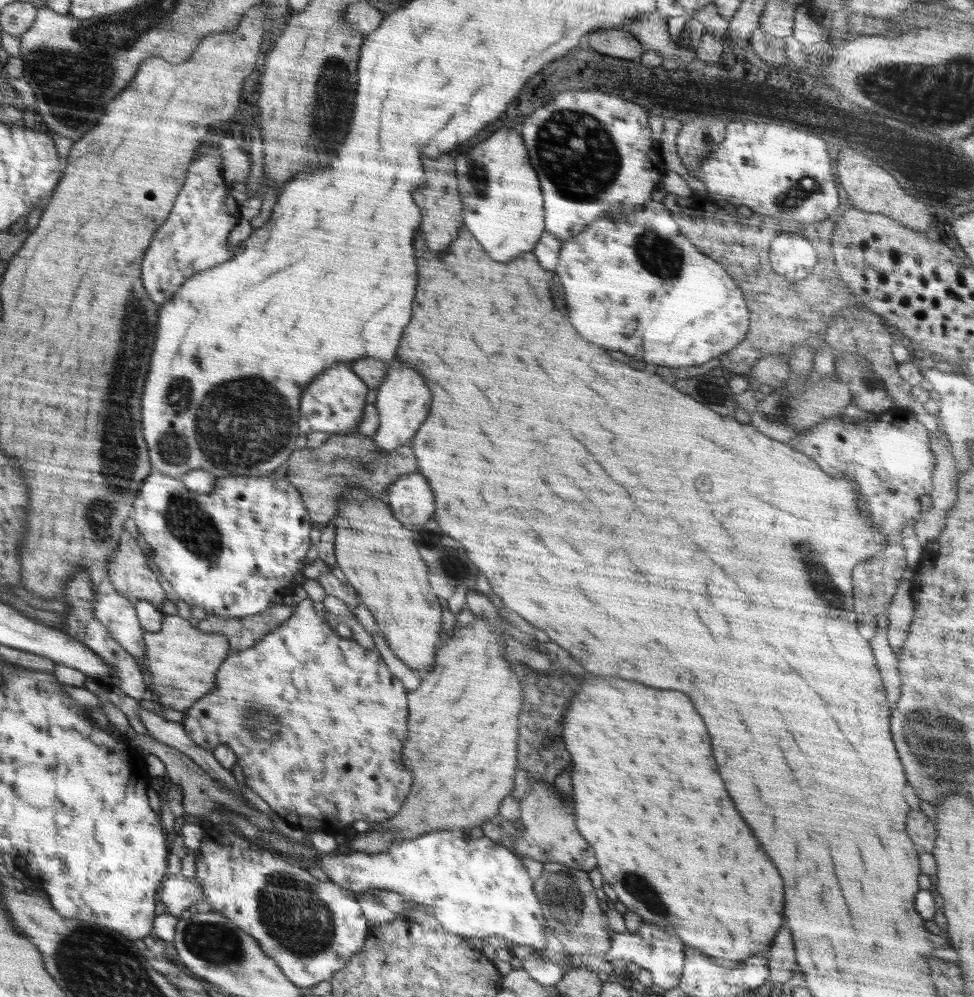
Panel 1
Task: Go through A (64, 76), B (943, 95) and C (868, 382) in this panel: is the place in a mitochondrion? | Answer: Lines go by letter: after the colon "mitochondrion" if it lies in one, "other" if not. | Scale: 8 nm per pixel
A: mitochondrion
B: mitochondrion
C: mitochondrion

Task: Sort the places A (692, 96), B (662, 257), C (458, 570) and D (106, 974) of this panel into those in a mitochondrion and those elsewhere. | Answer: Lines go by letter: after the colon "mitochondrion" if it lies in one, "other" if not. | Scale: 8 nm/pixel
A: mitochondrion
B: mitochondrion
C: mitochondrion
D: mitochondrion

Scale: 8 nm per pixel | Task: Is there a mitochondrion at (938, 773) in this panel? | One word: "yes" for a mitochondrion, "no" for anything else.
yes

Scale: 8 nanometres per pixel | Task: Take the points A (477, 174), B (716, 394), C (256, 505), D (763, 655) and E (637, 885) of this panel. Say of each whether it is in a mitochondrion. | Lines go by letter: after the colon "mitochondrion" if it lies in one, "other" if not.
A: mitochondrion
B: mitochondrion
C: other
D: other
E: mitochondrion

